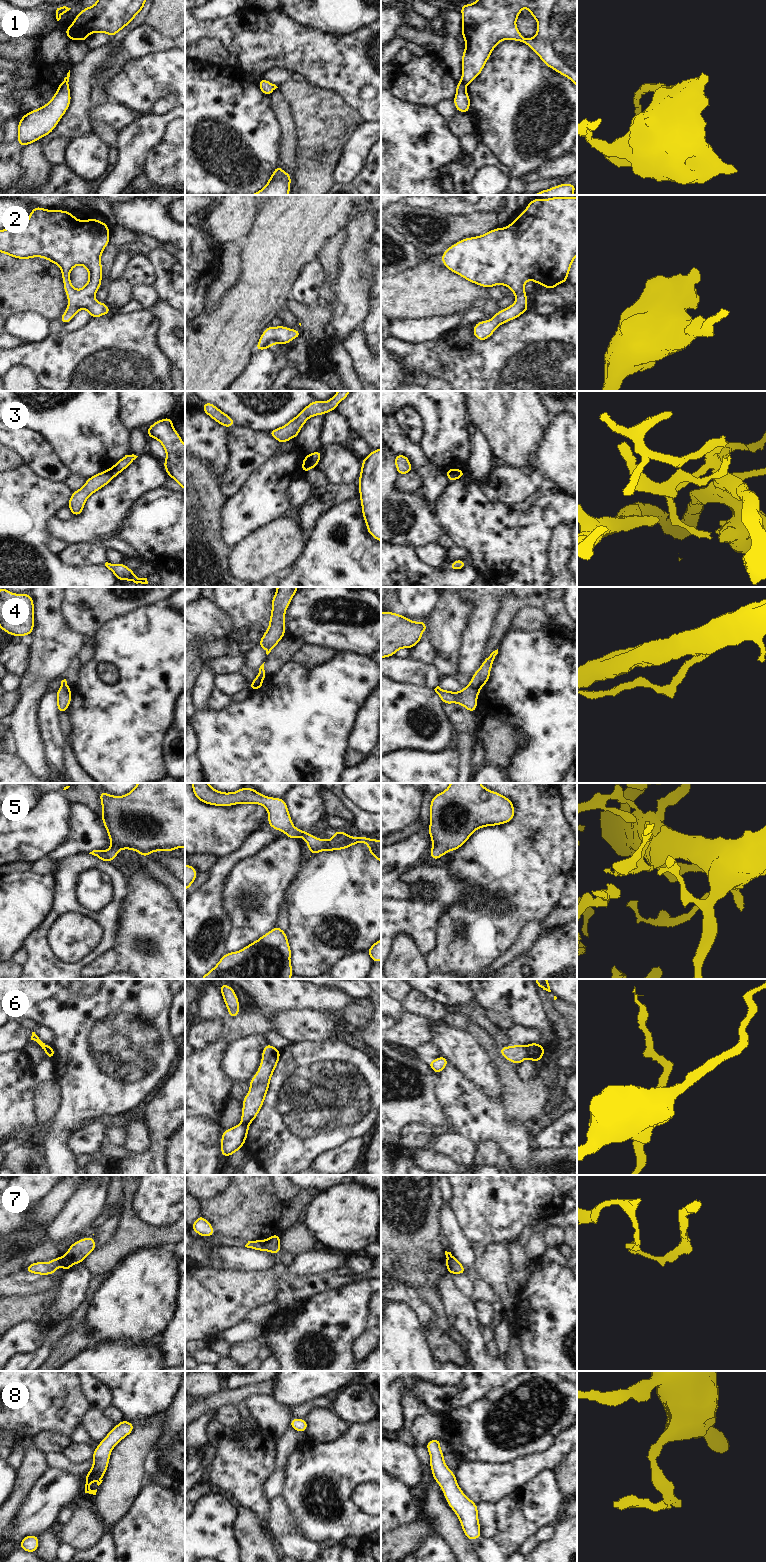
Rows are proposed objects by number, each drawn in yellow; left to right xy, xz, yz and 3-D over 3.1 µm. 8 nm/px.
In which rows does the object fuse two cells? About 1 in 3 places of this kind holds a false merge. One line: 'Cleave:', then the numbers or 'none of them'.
Cleave: 1, 3, 4, 6, 7.

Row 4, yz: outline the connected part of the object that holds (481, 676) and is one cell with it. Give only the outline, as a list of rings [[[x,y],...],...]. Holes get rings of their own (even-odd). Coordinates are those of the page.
[[[498,649],[493,651],[486,659],[484,659],[481,667],[473,674],[469,686],[481,690],[490,678],[490,671],[497,654]]]

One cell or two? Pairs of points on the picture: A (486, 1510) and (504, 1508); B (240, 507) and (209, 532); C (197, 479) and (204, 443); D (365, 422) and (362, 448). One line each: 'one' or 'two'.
A: two
B: two
C: two
D: two

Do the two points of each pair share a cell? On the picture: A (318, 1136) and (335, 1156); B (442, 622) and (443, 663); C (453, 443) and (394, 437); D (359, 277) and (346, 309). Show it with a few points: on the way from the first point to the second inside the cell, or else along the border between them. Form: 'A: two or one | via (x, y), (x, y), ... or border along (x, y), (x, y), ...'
A: two | border along (350, 1138), (341, 1145), (322, 1153), (313, 1164)
B: one | via (443, 632), (443, 653)
C: two | border along (419, 446), (423, 455), (435, 464)
D: one | via (353, 285), (352, 301)

